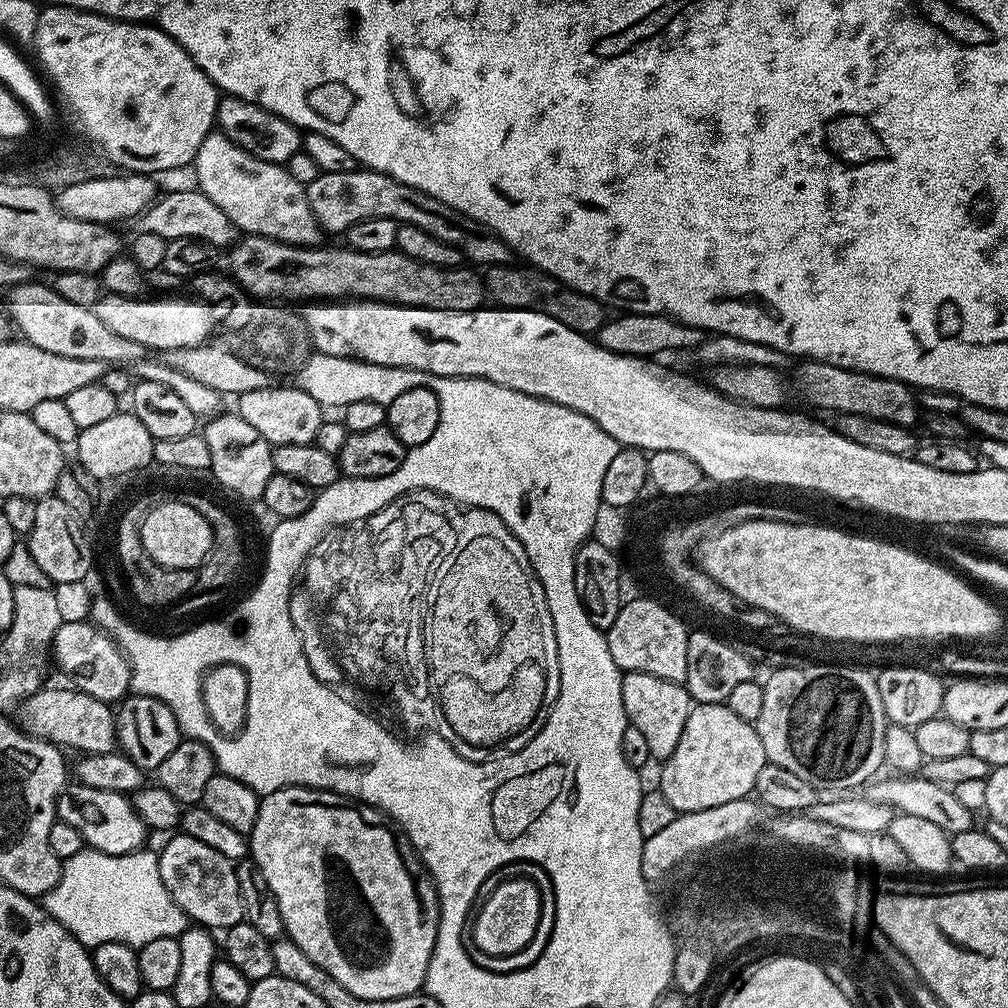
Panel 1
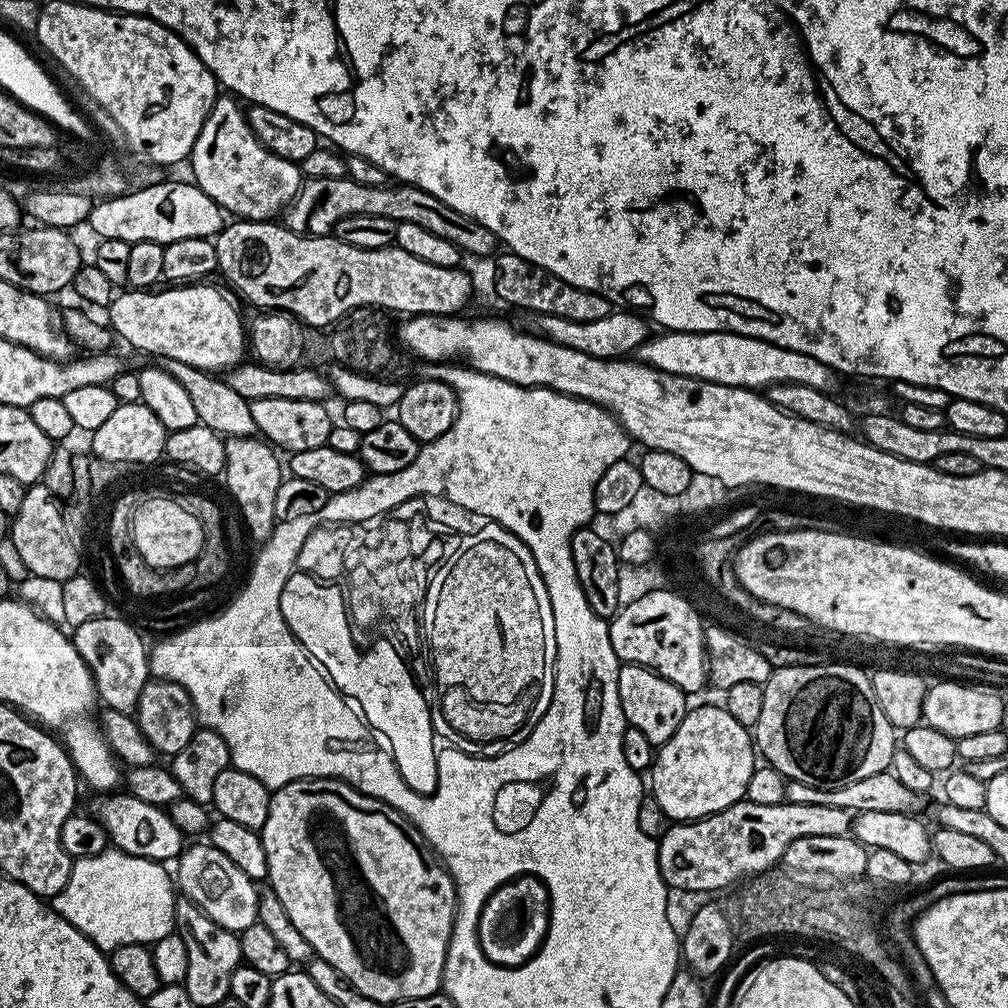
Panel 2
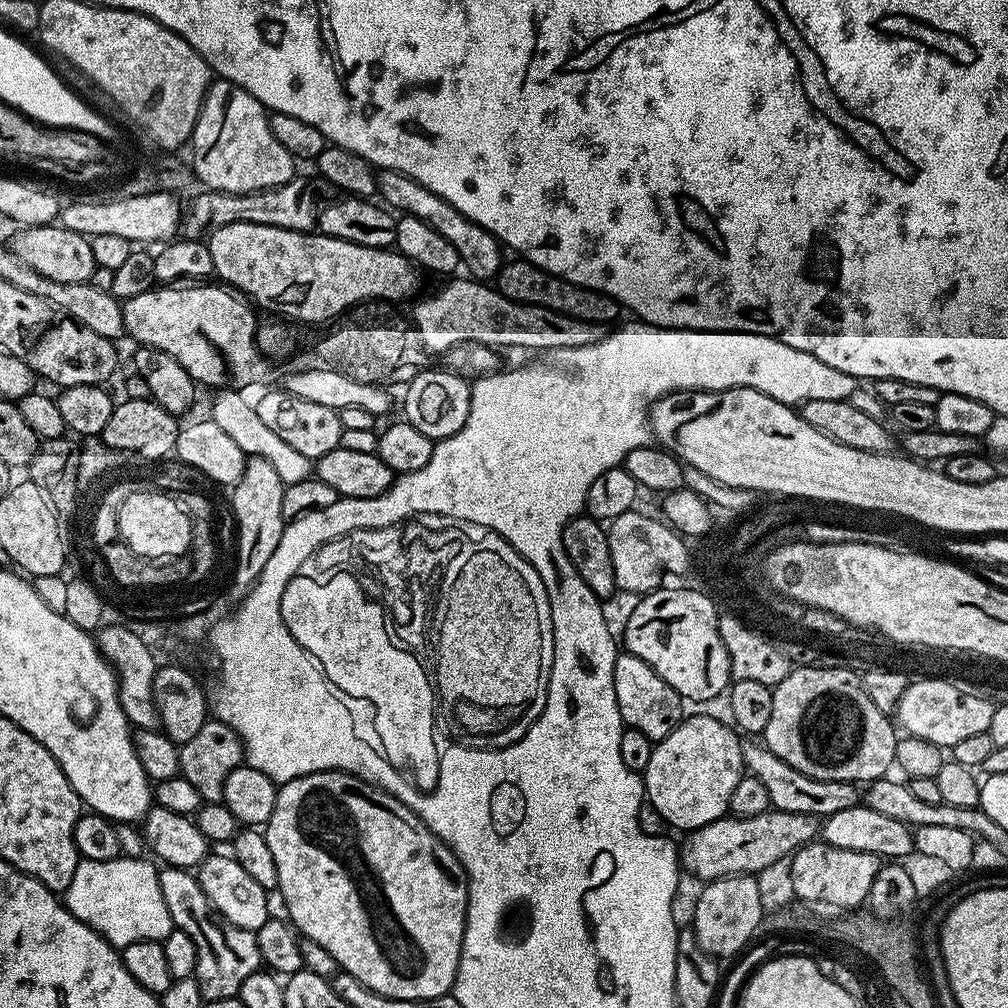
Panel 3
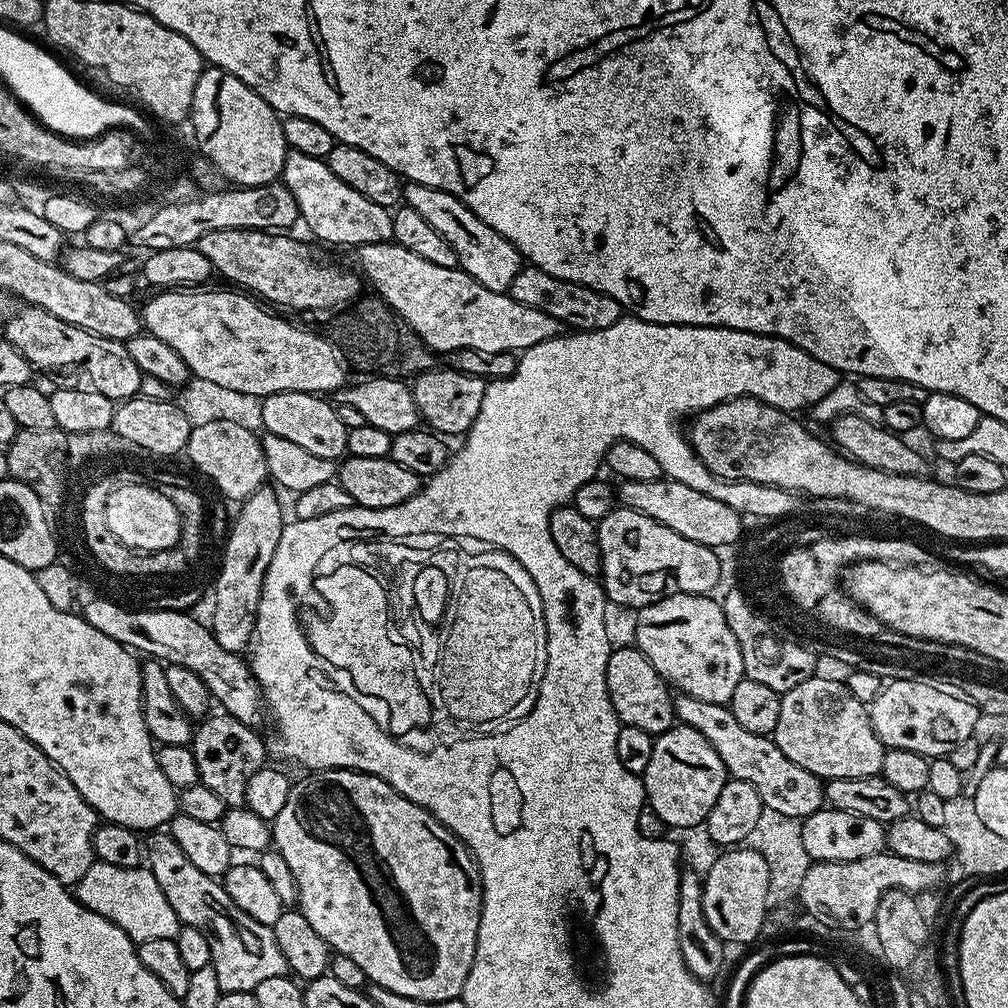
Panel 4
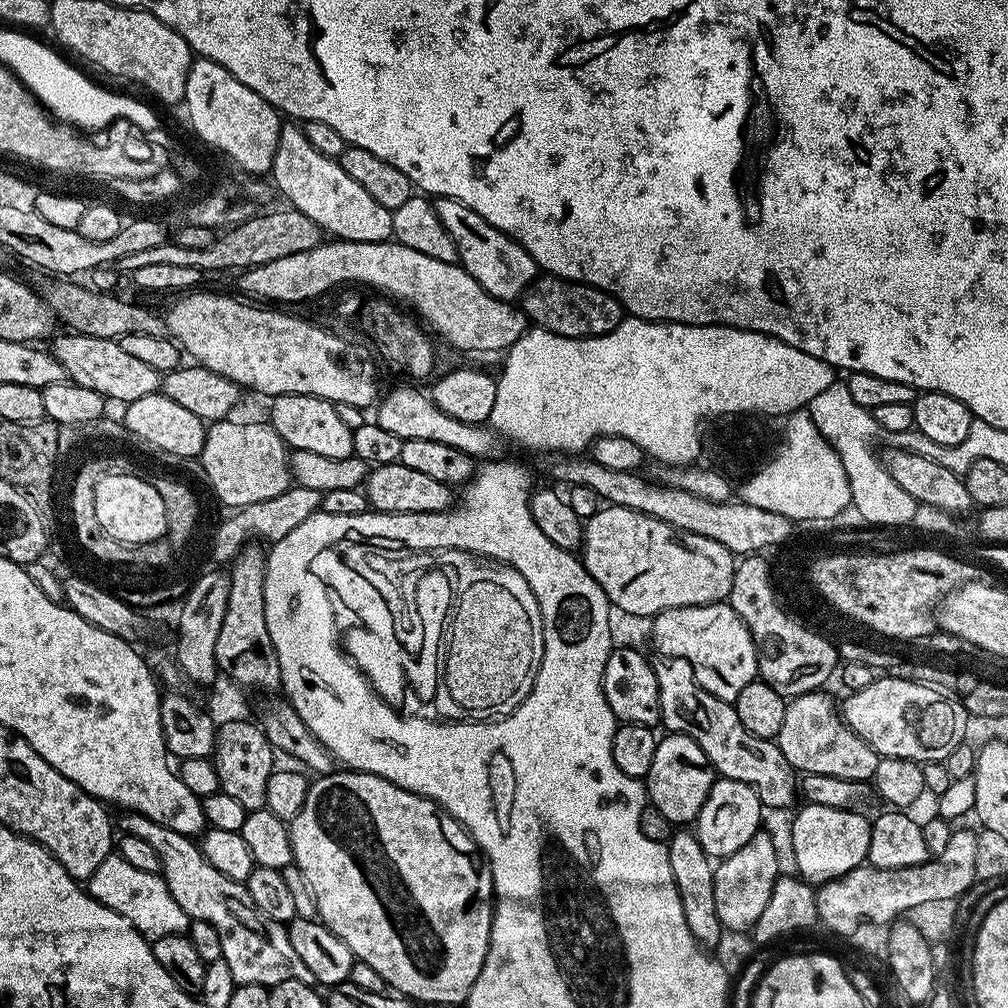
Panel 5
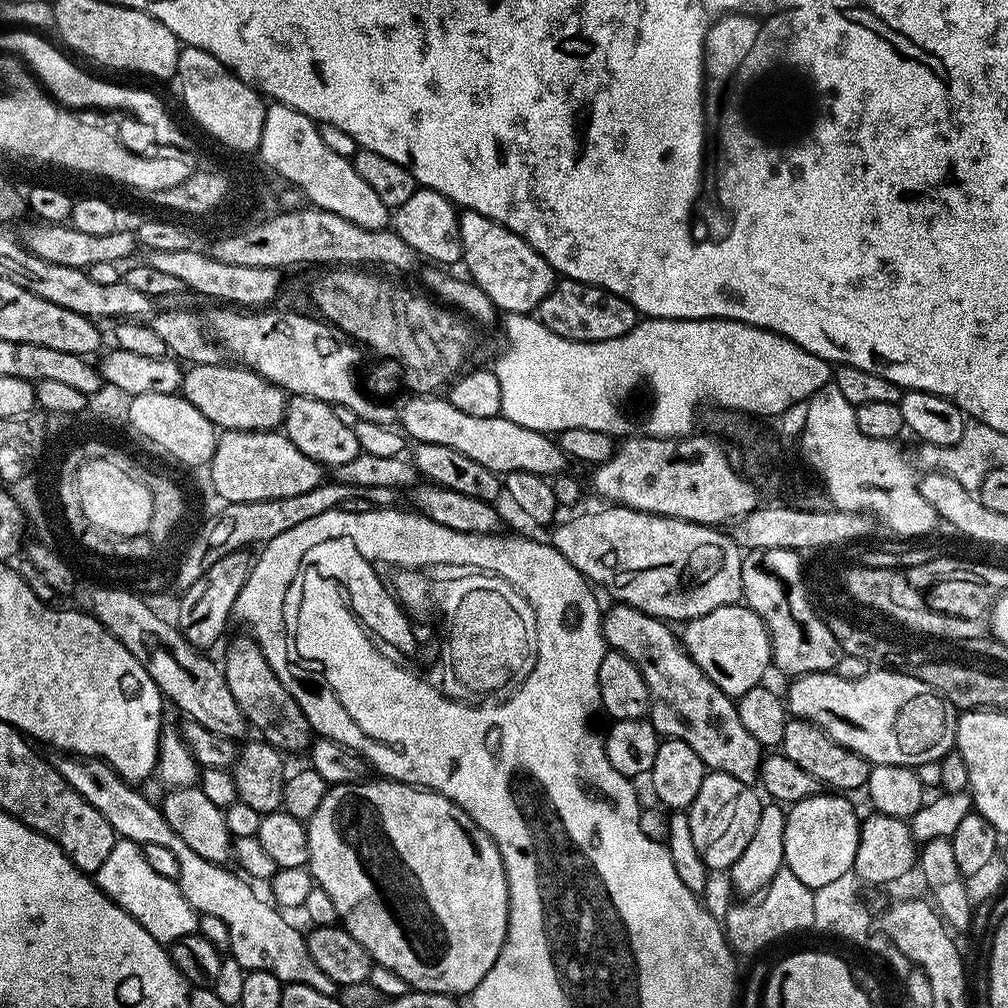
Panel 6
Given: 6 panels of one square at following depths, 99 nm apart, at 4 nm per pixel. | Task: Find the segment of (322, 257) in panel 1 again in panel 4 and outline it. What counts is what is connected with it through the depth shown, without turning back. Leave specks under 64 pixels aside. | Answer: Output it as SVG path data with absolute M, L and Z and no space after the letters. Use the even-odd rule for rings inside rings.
M254 228L210 230L210 234L202 234L194 246L206 254L213 273L220 275L221 272L232 283L229 285L239 286L255 294L261 301L269 300L264 301L269 305L281 304L296 312L308 312L311 308L336 308L339 304L348 306L361 295L361 277L351 267L343 268L320 256L312 256L311 246L295 240L292 234L258 232Z

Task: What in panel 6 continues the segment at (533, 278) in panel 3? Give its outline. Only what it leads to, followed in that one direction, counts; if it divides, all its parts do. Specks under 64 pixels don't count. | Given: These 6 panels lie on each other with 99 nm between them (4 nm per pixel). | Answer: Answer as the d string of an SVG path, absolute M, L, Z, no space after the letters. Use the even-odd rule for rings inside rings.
M560 278L552 285L550 294L546 294L546 298L542 298L538 309L538 319L550 330L554 330L554 334L558 334L562 338L570 338L578 342L602 342L610 338L622 338L622 334L630 334L630 330L634 330L634 326L638 322L638 313L635 306L626 302L626 298L622 298L610 290L599 288L593 284L583 284L577 280Z

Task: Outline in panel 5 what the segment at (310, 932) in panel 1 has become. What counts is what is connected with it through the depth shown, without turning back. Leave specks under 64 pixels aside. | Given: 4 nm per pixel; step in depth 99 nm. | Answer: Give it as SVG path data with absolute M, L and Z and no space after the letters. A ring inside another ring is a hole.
M333 770L326 776L316 776L308 785L308 793L297 816L288 824L288 837L292 843L292 859L300 867L308 888L316 903L316 915L346 946L350 946L356 960L366 962L388 983L393 993L413 1002L424 1004L460 1004L467 1001L478 974L482 974L482 962L486 962L486 950L490 946L492 925L492 867L487 862L471 832L466 831L450 813L441 810L436 801L400 788L380 776L351 770Z

